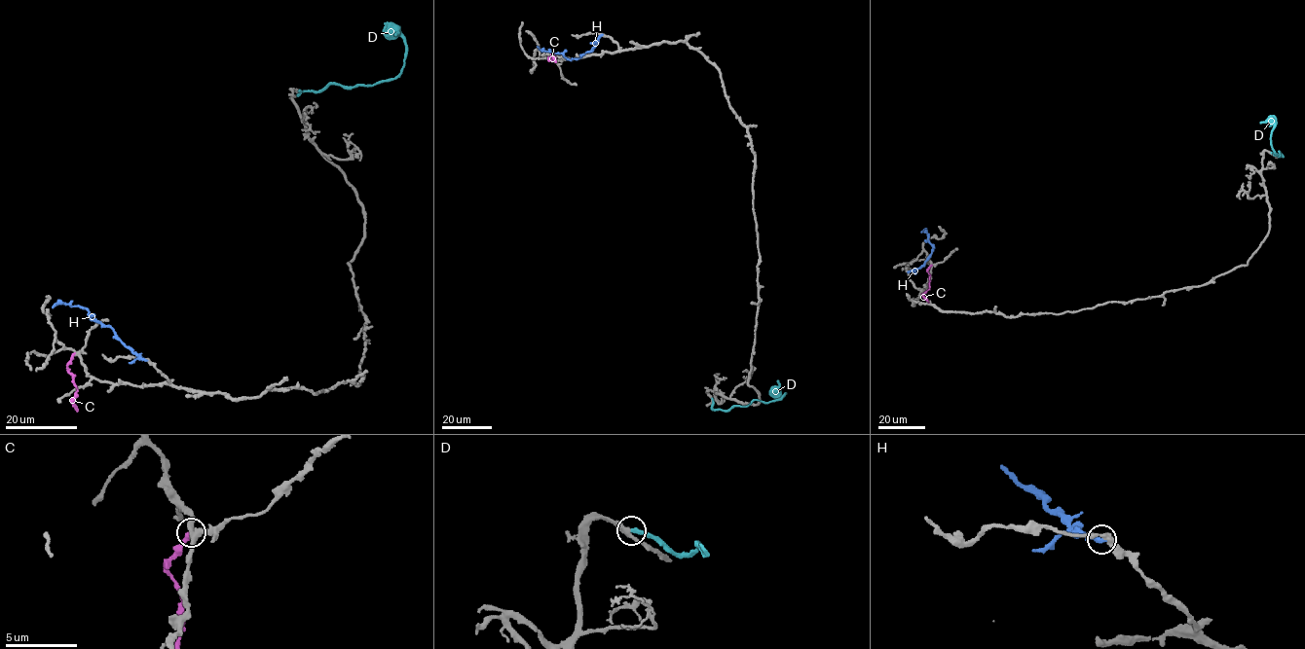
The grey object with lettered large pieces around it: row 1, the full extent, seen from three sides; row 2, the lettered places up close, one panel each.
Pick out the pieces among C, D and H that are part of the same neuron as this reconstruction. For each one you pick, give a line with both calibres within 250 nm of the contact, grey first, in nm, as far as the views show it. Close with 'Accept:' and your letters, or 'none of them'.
D: Thickness 340 nm (grey) against 280 nm
Accept: D

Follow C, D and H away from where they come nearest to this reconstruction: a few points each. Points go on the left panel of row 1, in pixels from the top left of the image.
C: (75, 353), (67, 365), (76, 392), (74, 404), (77, 412)
D: (299, 90), (298, 95), (331, 84), (351, 87), (394, 79), (401, 70), (406, 44), (394, 35)
H: (146, 360), (134, 353), (109, 327), (91, 318), (85, 308), (59, 304), (53, 307)

